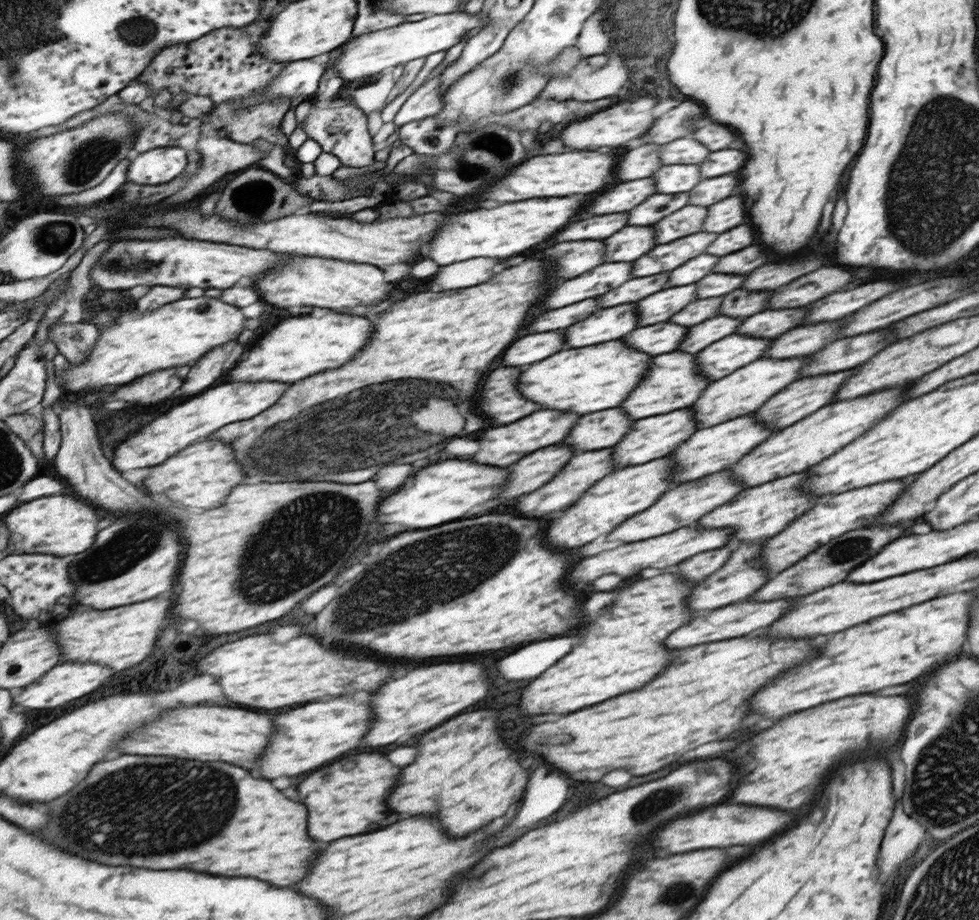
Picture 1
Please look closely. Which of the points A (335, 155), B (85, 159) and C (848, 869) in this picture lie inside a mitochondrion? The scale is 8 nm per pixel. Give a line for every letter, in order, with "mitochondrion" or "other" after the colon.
A: other
B: mitochondrion
C: other

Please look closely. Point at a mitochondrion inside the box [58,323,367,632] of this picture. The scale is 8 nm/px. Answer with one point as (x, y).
(264, 577)

